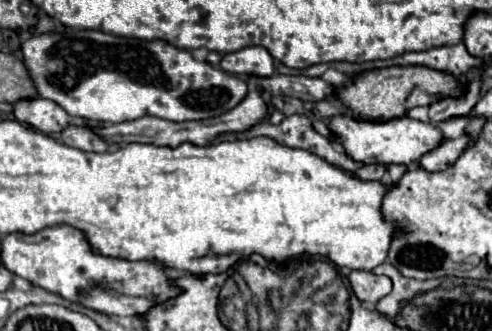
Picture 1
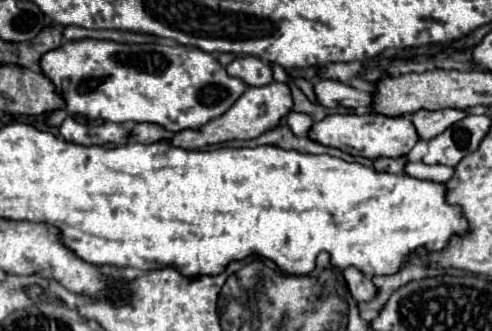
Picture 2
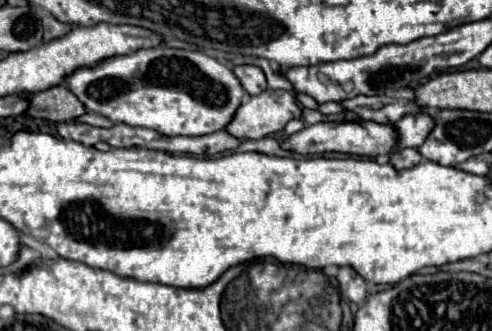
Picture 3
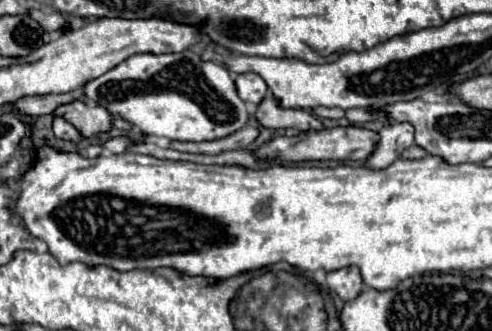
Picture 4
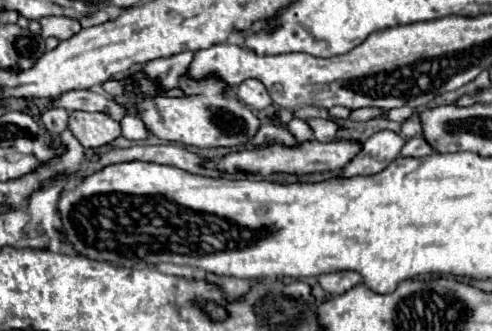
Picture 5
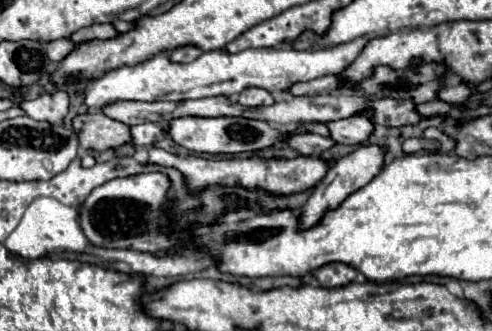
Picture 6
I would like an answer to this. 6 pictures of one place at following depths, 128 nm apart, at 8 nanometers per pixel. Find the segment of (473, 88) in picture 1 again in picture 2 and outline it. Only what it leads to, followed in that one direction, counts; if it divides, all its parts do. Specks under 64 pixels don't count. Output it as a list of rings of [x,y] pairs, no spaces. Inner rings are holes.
[[[452,108],[436,110],[436,112],[418,110],[418,112],[412,114],[412,124],[414,124],[416,132],[418,132],[418,138],[428,142],[430,138],[438,136],[440,132],[444,132],[448,126],[462,120],[464,116],[466,116],[464,110],[452,110]]]

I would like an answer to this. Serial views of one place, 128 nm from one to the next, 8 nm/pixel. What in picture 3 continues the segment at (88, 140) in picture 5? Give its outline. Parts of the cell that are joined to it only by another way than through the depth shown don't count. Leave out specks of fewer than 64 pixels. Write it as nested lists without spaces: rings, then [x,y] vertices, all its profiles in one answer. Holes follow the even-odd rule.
[[[64,86],[38,92],[30,100],[32,102],[26,114],[34,118],[44,118],[50,122],[72,122],[86,114],[84,104],[80,104],[80,100],[76,100],[76,96],[72,96],[72,92],[68,92]]]

